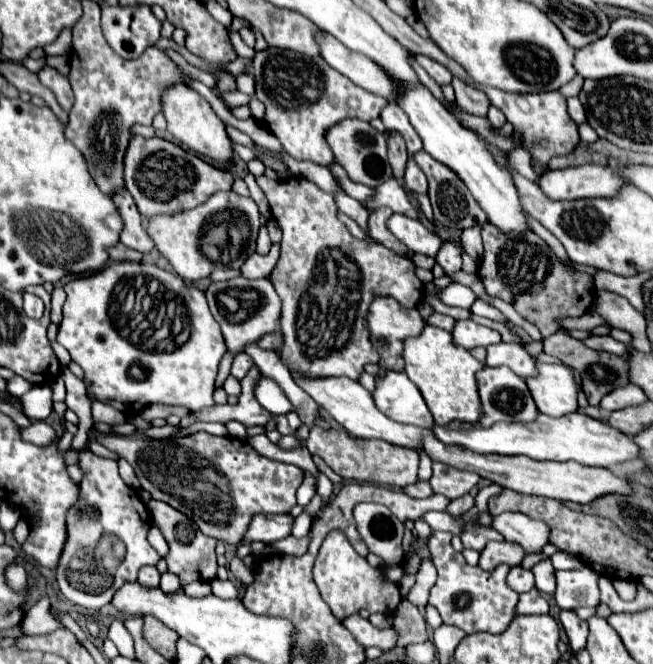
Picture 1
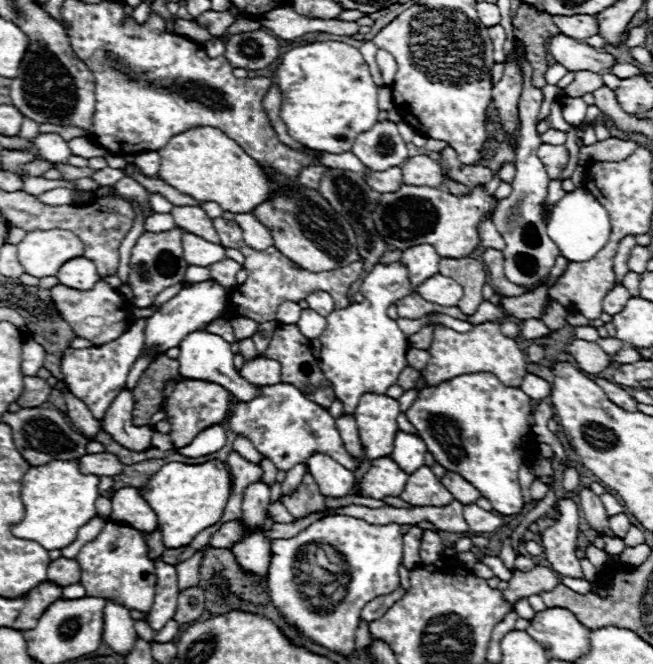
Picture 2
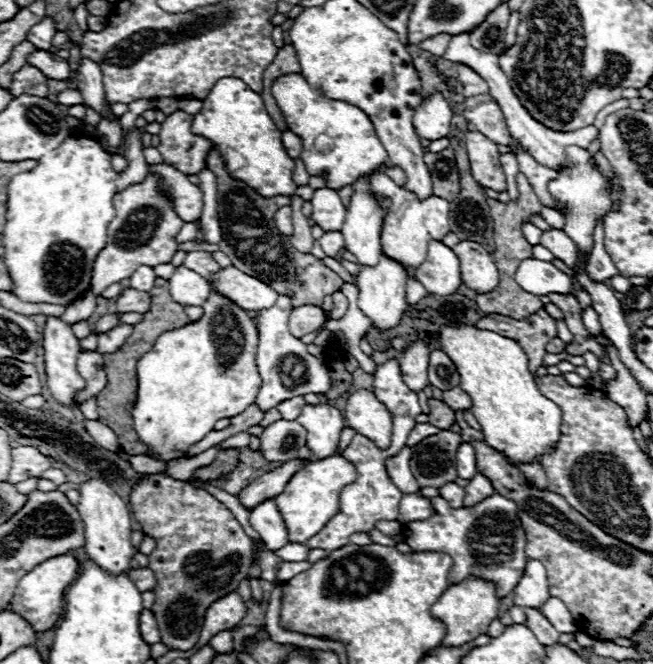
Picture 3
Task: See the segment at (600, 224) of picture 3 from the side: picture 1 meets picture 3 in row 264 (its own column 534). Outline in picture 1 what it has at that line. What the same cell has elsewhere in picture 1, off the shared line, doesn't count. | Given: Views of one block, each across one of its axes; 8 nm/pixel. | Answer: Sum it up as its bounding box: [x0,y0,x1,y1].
[516,588,548,616]

